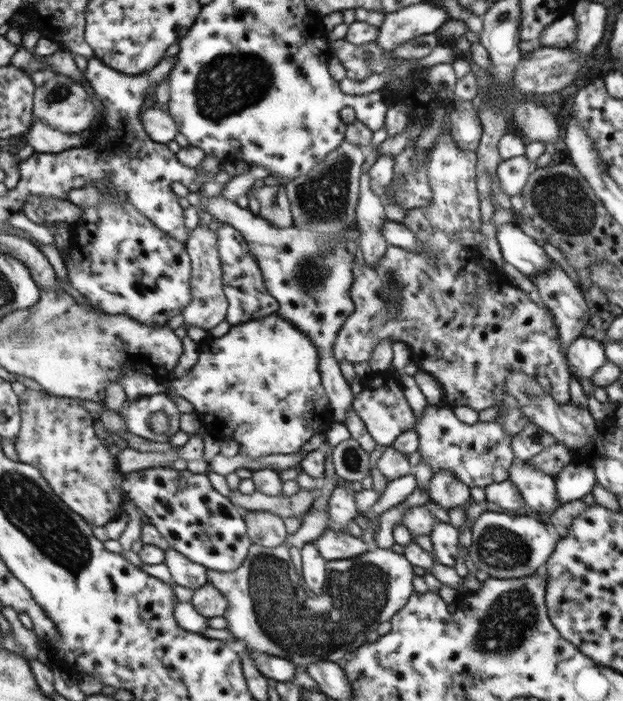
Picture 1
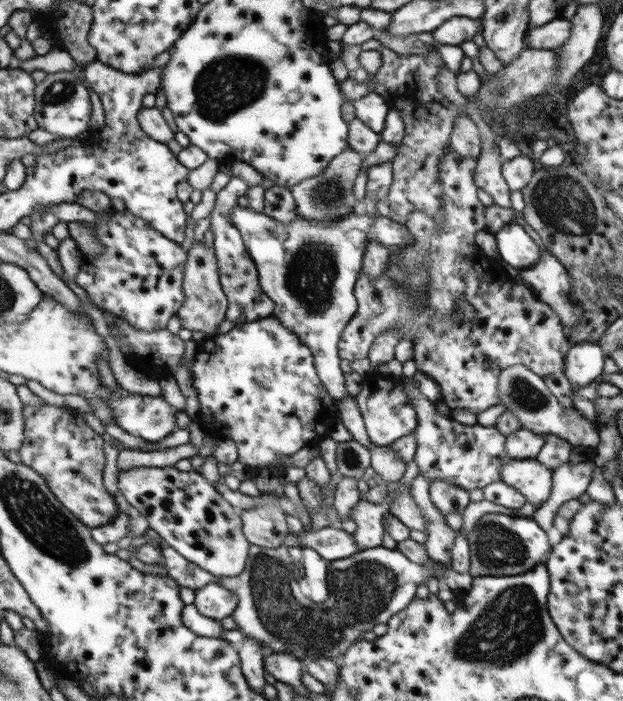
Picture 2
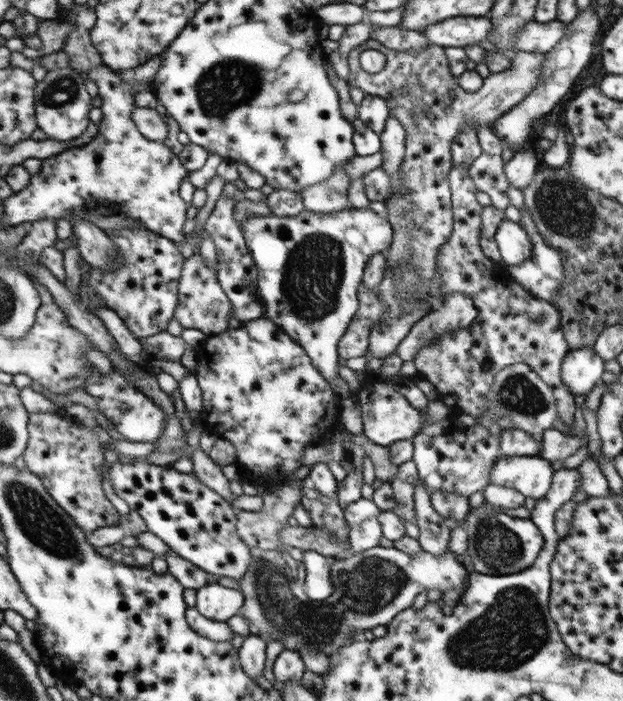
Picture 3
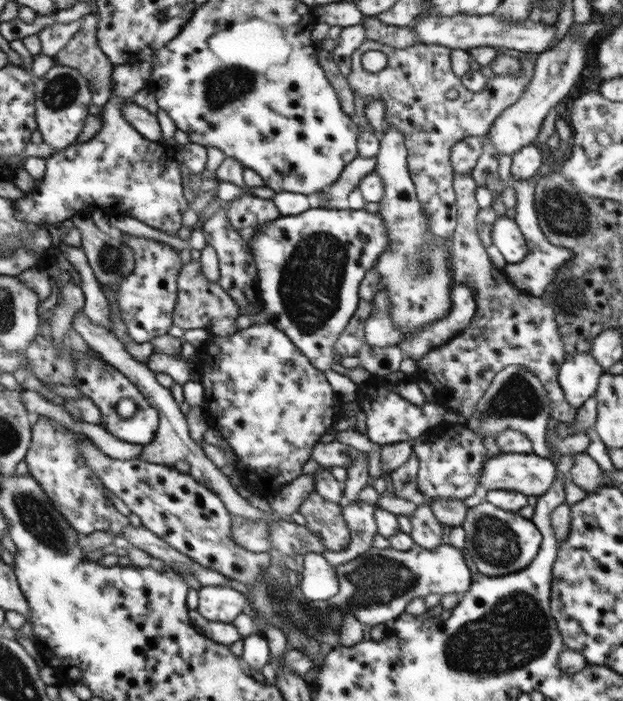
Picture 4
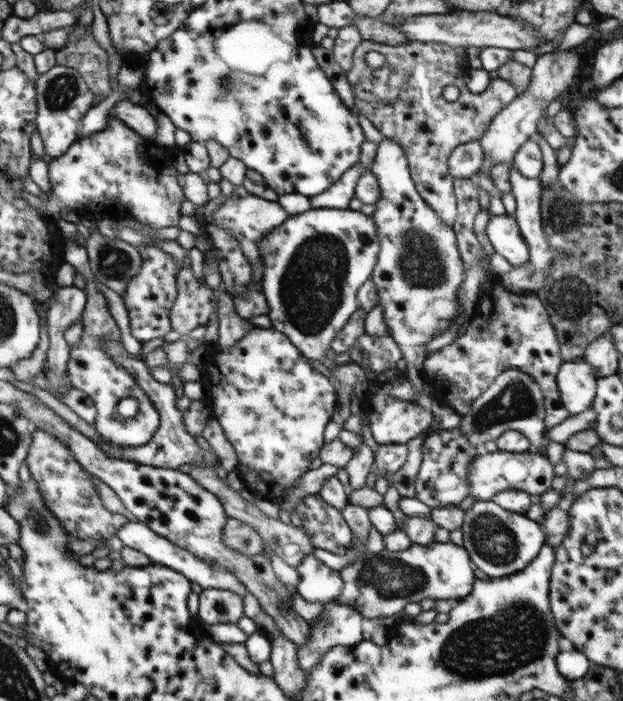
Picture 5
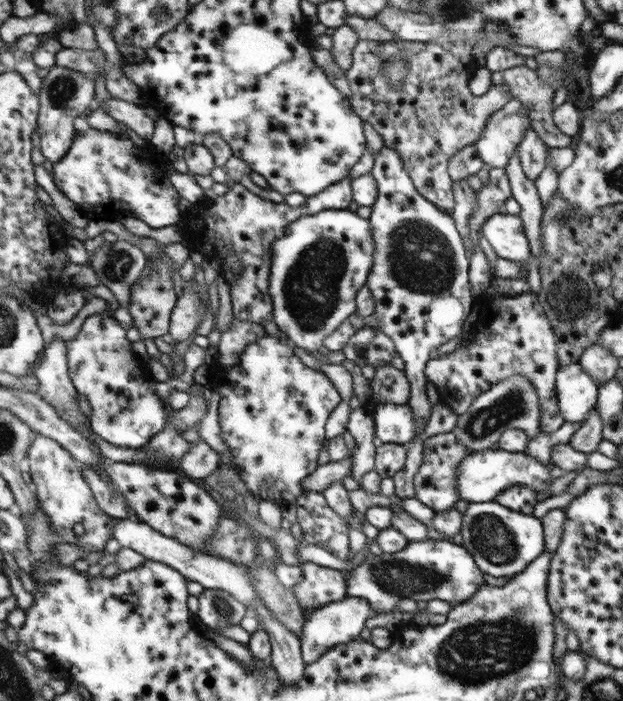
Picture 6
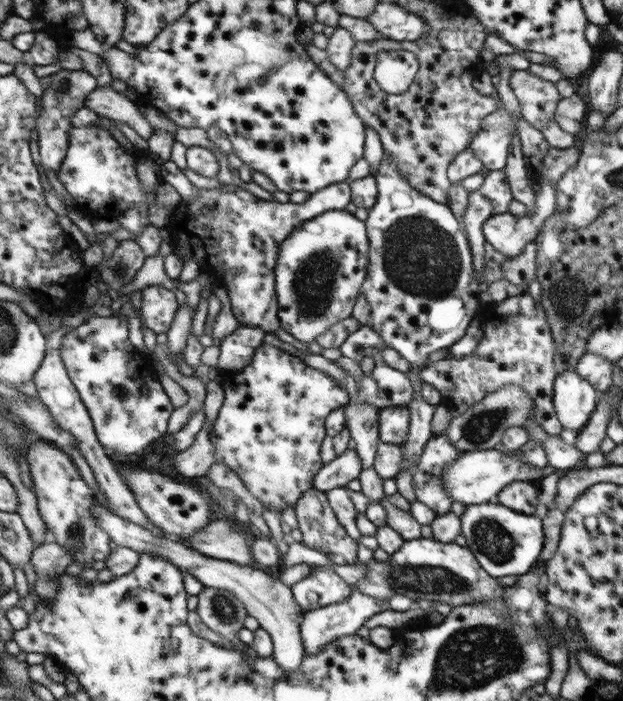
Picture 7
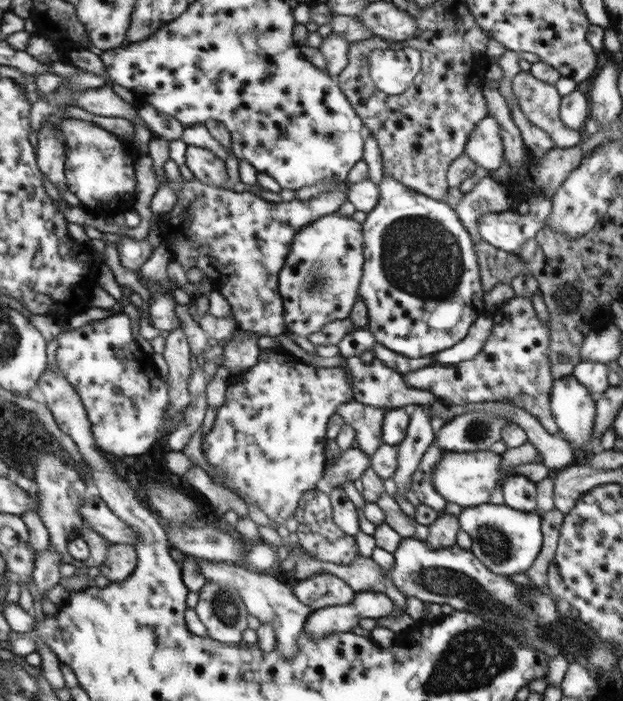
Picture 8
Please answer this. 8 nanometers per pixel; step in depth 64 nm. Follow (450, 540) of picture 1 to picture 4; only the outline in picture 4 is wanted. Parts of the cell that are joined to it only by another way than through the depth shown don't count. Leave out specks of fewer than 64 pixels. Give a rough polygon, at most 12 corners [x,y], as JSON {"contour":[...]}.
{"contour":[[418,501],[410,537],[422,548],[443,544],[443,524],[431,504]]}

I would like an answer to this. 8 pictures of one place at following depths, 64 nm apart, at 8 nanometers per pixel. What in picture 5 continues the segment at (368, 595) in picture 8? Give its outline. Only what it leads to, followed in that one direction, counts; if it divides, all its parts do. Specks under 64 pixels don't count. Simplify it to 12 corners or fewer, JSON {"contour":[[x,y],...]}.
{"contour":[[330,601],[298,648],[306,673],[333,646],[362,639],[362,614]]}

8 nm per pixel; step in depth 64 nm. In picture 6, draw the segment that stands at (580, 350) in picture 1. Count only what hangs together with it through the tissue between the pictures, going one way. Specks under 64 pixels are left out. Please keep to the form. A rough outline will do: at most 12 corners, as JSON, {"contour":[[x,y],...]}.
{"contour":[[580,363],[560,366],[555,379],[564,422],[595,410],[597,383]]}

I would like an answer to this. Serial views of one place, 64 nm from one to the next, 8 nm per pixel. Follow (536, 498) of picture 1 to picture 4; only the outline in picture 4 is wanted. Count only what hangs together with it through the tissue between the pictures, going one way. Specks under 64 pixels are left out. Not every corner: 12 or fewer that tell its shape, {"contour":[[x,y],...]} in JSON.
{"contour":[[500,453],[478,485],[539,497],[559,475],[554,459]]}

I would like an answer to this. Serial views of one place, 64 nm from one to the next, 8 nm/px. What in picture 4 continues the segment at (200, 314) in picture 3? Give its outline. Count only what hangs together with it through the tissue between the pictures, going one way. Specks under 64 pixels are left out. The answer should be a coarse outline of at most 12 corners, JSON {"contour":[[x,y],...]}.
{"contour":[[200,261],[177,278],[174,324],[227,338],[239,307]]}

